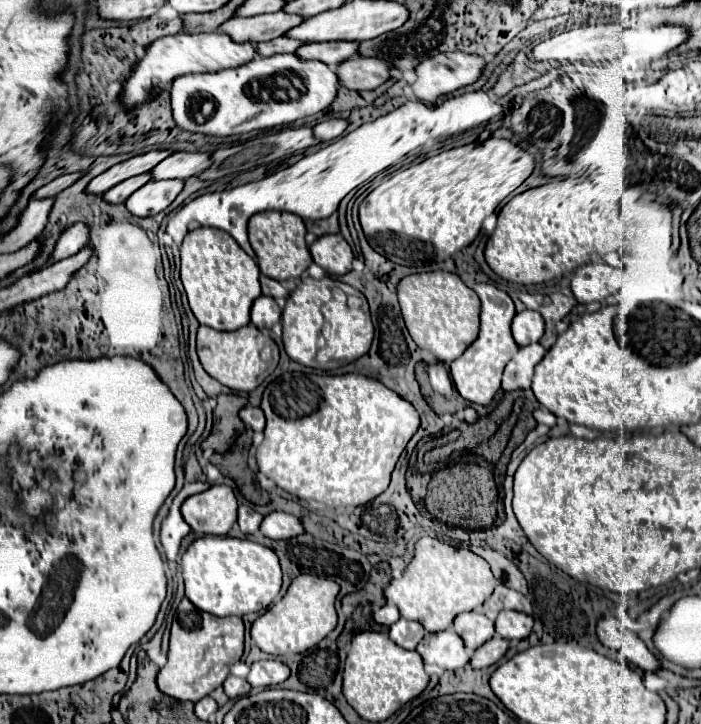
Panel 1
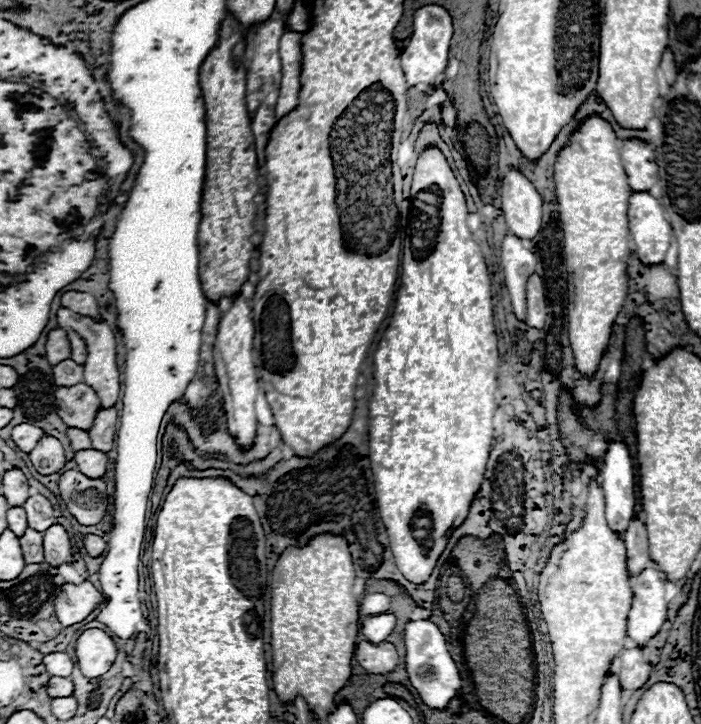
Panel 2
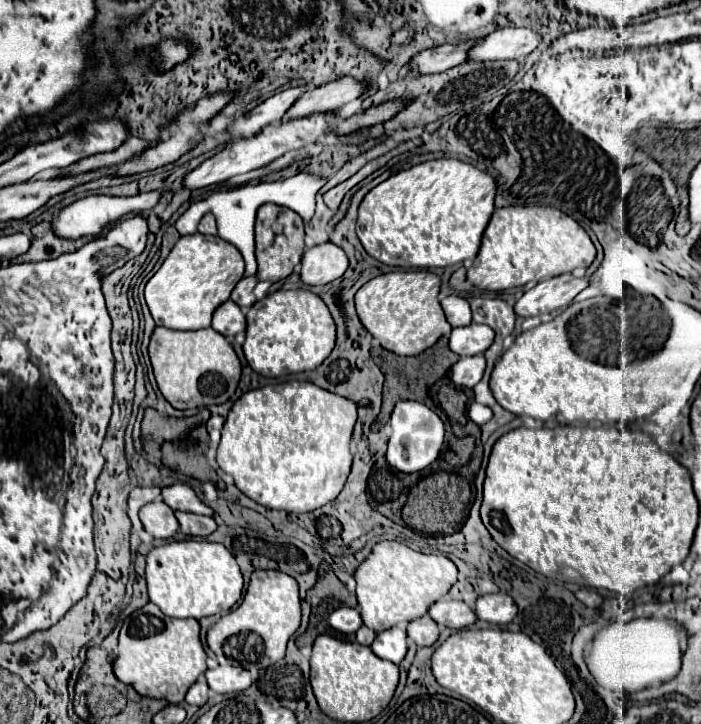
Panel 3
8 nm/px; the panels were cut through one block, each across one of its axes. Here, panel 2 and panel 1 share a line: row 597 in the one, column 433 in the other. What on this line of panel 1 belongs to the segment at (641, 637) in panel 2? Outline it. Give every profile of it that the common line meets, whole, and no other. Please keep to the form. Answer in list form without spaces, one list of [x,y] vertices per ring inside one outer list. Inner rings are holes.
[[[454,630],[426,634],[416,650],[424,658],[424,664],[434,664],[442,670],[458,670],[470,664],[470,654]]]

